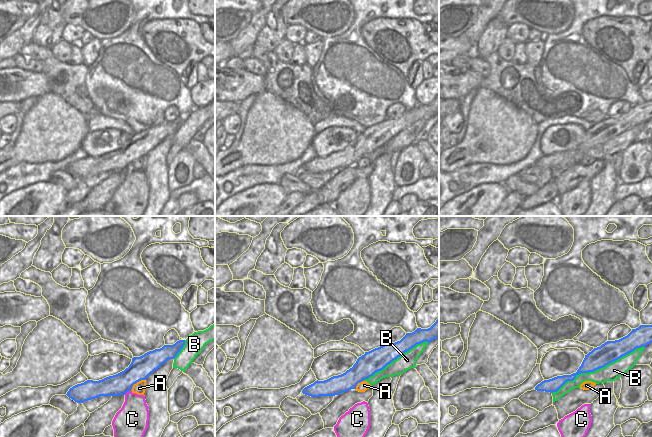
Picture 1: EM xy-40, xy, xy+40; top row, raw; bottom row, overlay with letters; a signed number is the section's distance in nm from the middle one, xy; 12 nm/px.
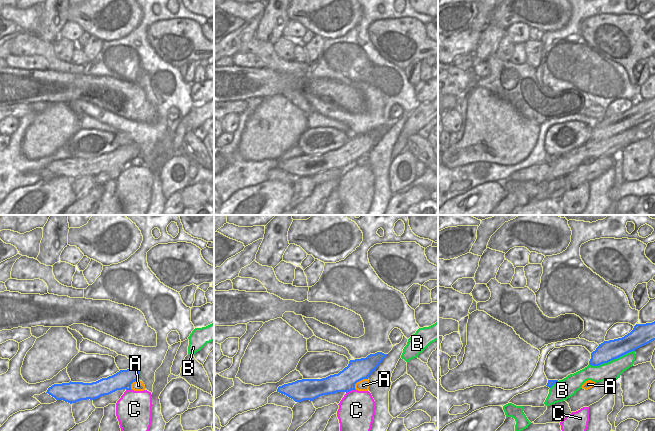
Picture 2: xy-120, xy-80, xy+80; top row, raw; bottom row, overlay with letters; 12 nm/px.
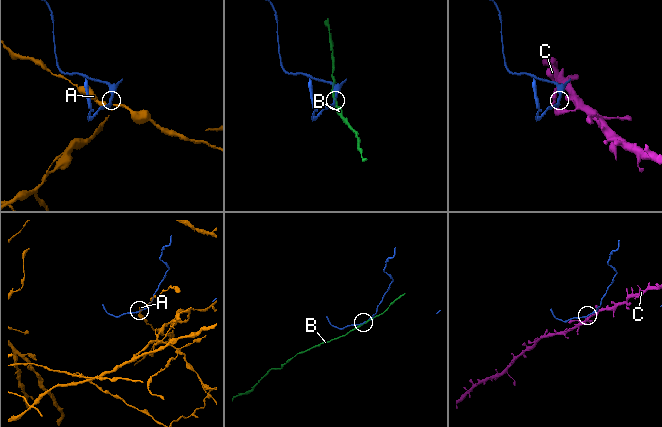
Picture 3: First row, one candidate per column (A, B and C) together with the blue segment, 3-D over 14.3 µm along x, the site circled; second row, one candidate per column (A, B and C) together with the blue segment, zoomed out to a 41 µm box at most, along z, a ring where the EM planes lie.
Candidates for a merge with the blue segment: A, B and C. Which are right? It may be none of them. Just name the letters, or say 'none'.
none.

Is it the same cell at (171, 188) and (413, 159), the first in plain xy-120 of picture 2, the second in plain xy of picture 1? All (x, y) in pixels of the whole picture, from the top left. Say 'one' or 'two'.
one

